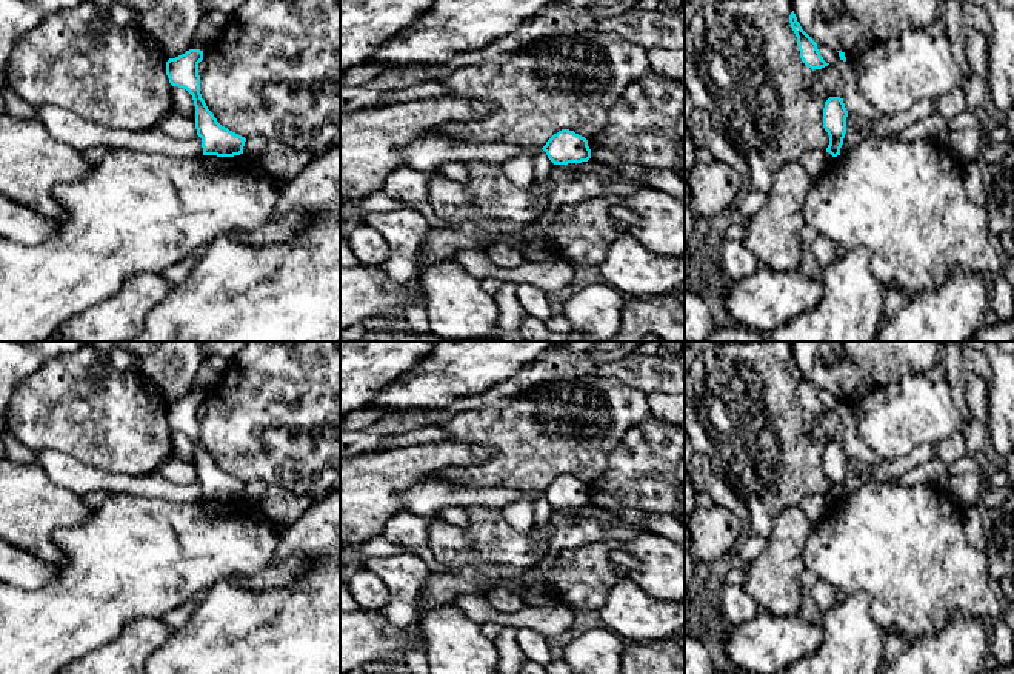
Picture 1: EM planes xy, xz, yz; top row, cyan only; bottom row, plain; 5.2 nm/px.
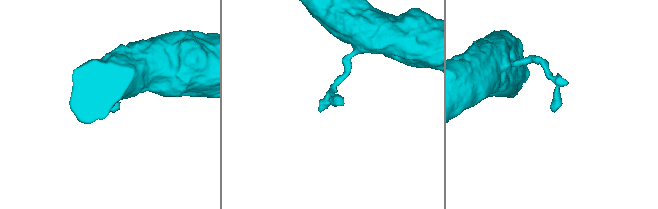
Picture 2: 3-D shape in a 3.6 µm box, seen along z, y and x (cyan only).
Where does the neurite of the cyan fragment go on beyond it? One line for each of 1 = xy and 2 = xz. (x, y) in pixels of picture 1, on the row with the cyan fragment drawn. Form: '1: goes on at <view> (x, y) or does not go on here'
1: does not go on here
2: does not go on here

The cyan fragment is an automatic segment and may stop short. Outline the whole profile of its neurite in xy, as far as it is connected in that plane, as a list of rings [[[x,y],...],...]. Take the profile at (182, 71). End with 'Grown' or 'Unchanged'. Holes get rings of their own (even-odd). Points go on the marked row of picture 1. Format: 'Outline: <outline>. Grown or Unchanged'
Outline: [[[189,49],[166,62],[166,75],[172,86],[186,89],[195,106],[195,129],[202,138],[203,155],[234,157],[243,154],[246,138],[222,126],[200,94],[198,63],[203,51]]]. Unchanged

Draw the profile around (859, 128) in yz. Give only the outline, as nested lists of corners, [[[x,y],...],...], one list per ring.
[[[919,100],[906,112],[889,115],[883,114],[879,120],[871,120],[859,114],[848,112],[846,134],[840,154],[852,151],[860,142],[871,137],[886,137],[905,132],[911,125],[936,112],[932,100]]]

